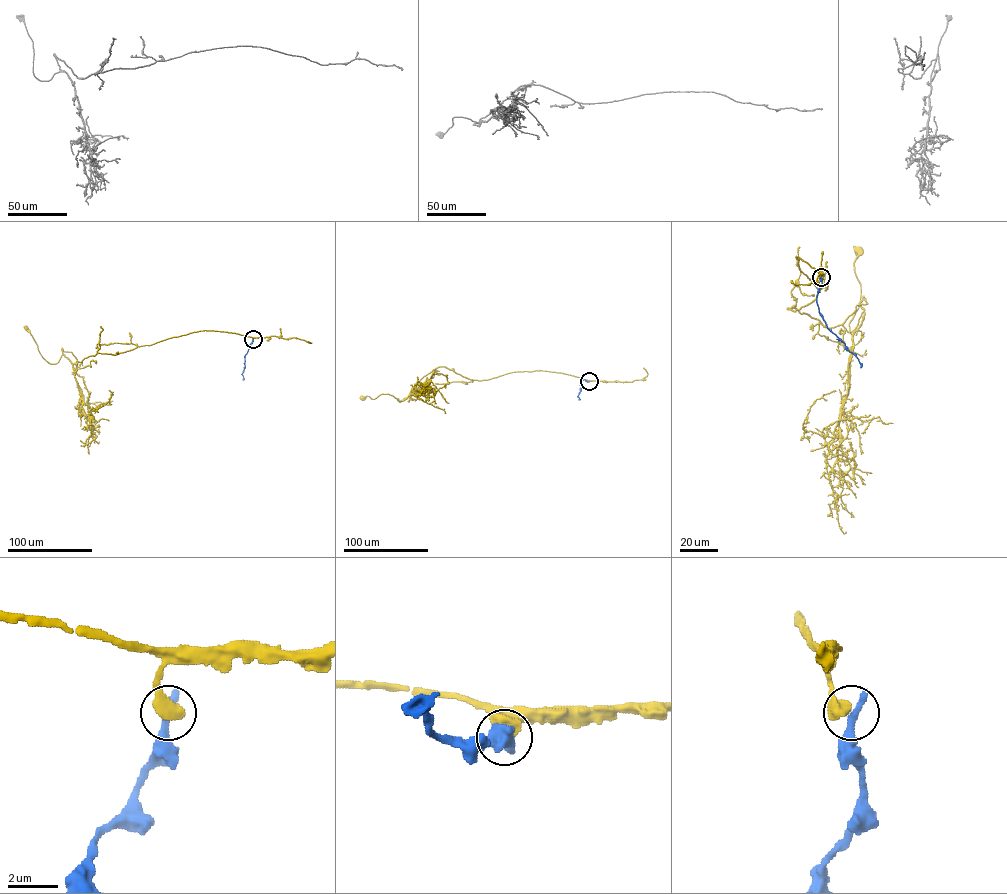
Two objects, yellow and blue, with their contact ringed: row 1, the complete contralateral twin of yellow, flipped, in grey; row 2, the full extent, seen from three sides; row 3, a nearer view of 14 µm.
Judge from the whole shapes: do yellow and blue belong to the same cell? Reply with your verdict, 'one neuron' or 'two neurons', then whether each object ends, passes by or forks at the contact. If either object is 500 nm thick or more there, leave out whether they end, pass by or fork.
two neurons

